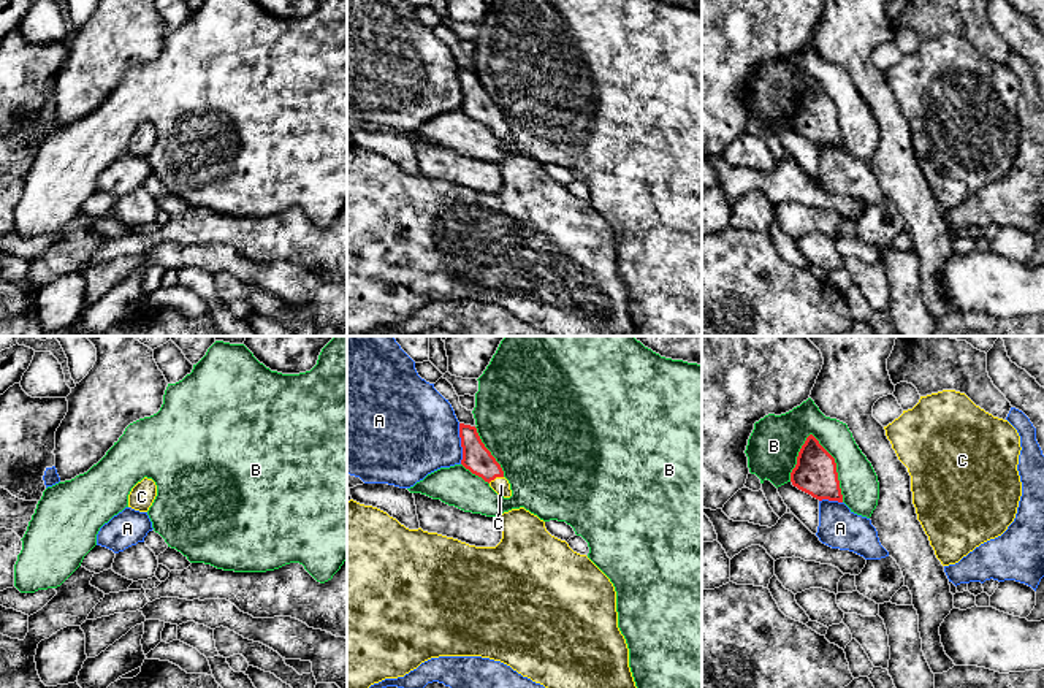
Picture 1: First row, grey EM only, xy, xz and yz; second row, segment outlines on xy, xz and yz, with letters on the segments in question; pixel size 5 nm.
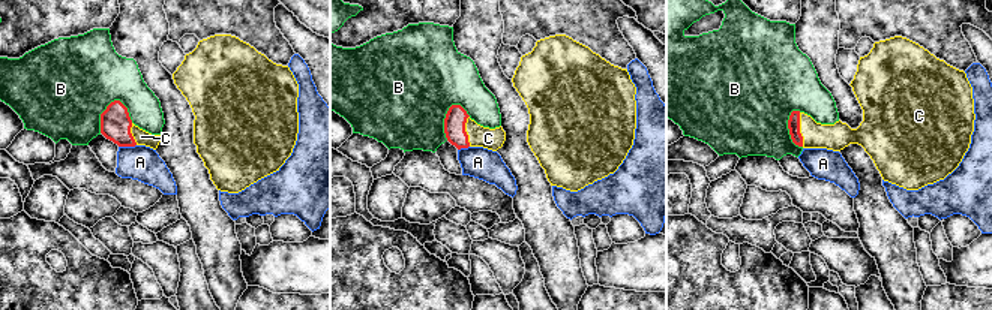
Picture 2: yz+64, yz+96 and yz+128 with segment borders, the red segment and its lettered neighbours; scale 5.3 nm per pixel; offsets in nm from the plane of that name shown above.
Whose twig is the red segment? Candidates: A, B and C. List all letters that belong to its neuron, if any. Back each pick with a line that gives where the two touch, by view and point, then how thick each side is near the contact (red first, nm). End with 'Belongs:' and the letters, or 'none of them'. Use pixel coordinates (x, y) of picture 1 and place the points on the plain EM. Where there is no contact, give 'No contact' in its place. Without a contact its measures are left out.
C: Touches red at xz (495, 122). Thickness 150 nm (red) against 90 nm
Belongs: C

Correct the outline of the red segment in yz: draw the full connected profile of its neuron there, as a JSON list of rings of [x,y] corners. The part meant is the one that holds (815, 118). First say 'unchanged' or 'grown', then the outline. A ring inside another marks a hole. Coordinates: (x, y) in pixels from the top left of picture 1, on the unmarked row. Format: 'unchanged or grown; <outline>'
unchanged; [[[810,79],[802,90],[791,127],[798,135],[822,146],[843,147],[835,103]]]

